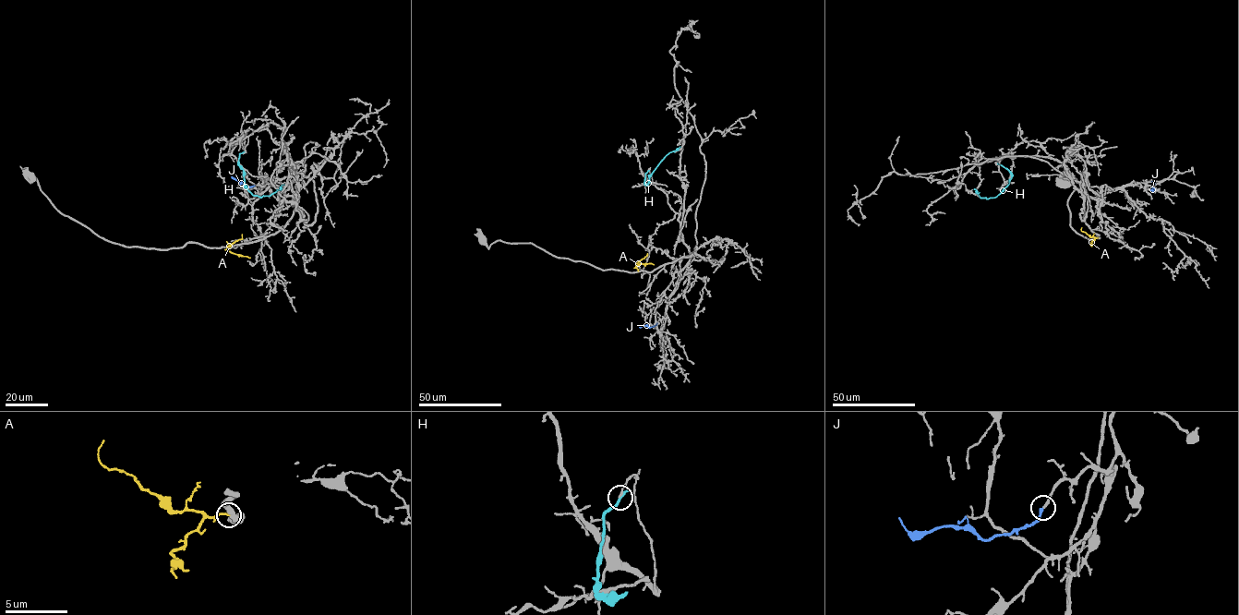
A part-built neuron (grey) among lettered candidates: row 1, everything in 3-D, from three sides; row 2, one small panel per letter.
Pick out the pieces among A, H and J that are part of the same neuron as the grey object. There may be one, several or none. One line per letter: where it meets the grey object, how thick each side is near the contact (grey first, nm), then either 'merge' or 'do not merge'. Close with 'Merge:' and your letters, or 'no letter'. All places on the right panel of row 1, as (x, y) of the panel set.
A: meets grey at (1098, 237); 400 nm thick on the grey side, 190 nm on the other; do not merge
H: meets grey at (998, 164); 150 nm thick on the grey side, 280 nm on the other; do not merge
J: meets grey at (1150, 190); 200 nm thick on the grey side, 200 nm on the other; merge
Merge: J

